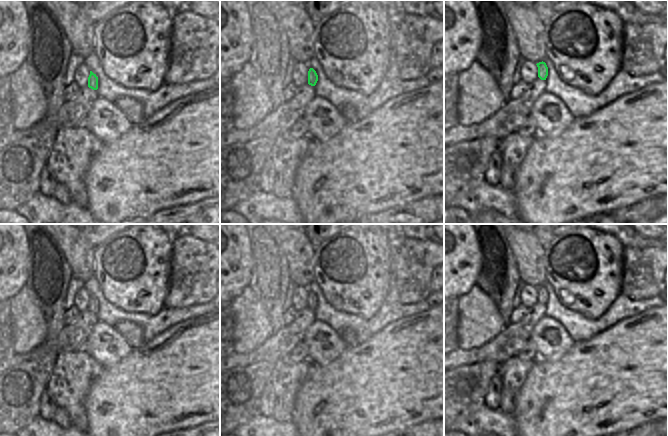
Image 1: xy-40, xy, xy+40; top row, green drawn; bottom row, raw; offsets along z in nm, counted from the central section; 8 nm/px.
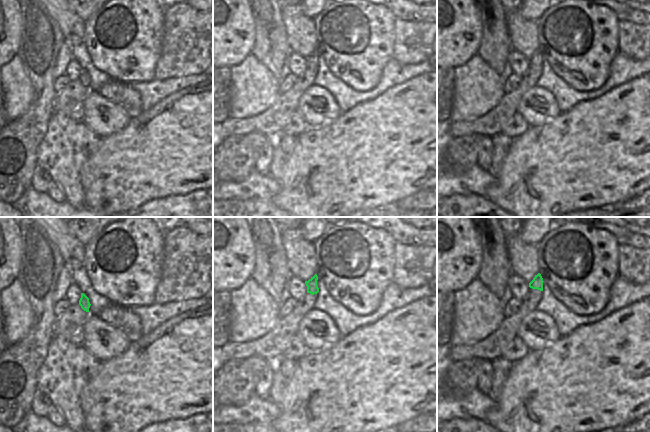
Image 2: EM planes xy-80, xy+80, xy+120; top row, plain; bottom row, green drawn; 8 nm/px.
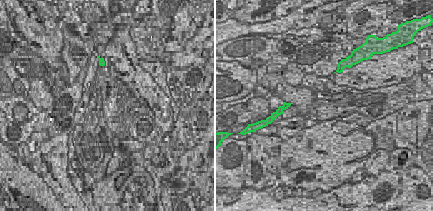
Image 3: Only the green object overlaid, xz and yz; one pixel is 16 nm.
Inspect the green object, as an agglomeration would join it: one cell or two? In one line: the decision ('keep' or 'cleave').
keep

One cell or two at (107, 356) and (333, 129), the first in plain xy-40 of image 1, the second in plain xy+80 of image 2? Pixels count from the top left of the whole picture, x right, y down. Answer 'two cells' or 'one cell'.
two cells

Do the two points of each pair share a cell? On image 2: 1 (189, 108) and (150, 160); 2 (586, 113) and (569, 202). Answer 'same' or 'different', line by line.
1: same
2: same

